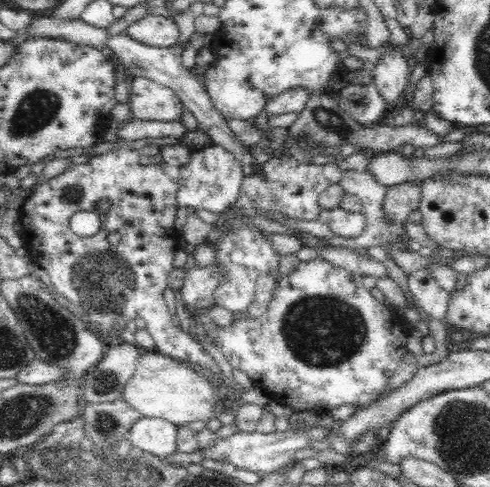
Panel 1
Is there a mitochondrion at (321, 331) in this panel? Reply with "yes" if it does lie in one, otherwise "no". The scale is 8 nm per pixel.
yes

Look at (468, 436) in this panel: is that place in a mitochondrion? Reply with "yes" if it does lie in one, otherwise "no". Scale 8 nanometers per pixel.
yes

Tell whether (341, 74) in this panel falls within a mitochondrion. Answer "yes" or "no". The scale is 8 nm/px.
no

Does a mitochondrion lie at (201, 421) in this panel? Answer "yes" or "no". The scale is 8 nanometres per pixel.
no

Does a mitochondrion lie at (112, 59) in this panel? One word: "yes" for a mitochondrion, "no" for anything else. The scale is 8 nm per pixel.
no

